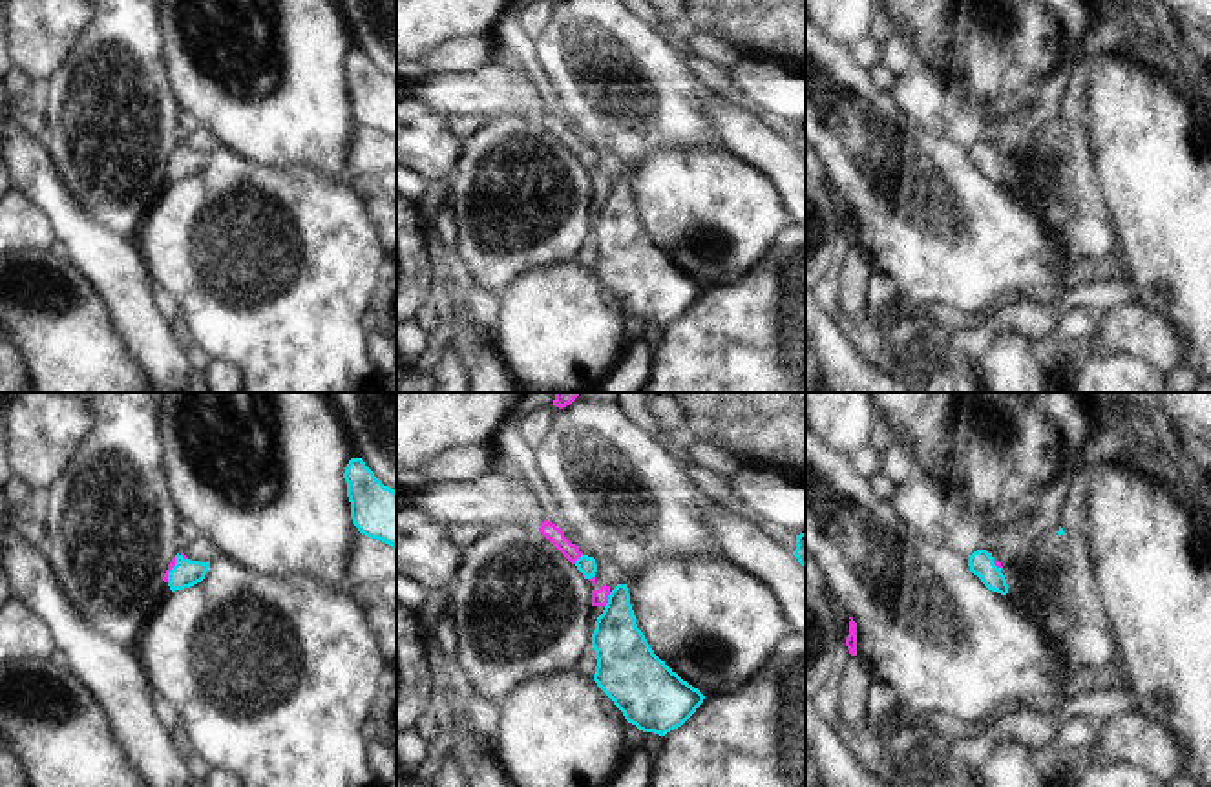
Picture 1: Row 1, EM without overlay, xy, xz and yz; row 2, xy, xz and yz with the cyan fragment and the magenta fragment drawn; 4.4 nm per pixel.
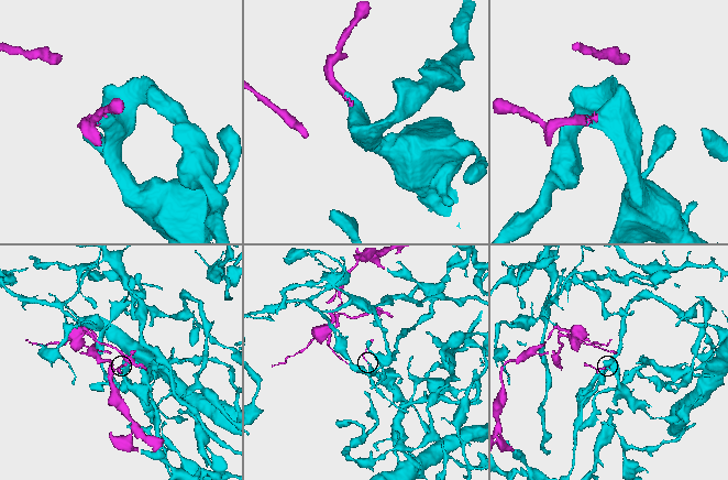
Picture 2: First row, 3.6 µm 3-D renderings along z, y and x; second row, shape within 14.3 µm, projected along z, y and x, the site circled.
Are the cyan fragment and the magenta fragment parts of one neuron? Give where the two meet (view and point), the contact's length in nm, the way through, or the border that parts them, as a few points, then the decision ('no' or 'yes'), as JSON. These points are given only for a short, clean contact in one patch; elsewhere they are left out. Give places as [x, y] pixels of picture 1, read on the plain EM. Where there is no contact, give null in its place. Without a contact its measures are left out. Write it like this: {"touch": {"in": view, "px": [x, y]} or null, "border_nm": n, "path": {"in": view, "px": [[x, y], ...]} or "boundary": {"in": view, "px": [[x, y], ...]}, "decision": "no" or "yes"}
{"touch": {"in": "xz", "px": [609, 190]}, "border_nm": 80, "path": {"in": "xz", "px": [[621, 241], [618, 199], [609, 190], [600, 188]]}, "decision": "yes"}

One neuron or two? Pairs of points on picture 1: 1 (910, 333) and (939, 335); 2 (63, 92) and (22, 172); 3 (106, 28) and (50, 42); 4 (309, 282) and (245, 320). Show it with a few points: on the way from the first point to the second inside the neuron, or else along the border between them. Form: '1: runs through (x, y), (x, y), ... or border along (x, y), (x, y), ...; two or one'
1: runs through (917, 335), (932, 335); one
2: border along (39, 139), (61, 178); two
3: border along (90, 19), (79, 41), (55, 72); two
4: runs through (293, 291), (273, 304), (262, 305); one

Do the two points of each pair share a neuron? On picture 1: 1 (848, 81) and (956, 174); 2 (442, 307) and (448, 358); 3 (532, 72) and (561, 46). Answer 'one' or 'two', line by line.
1: one
2: two
3: two

